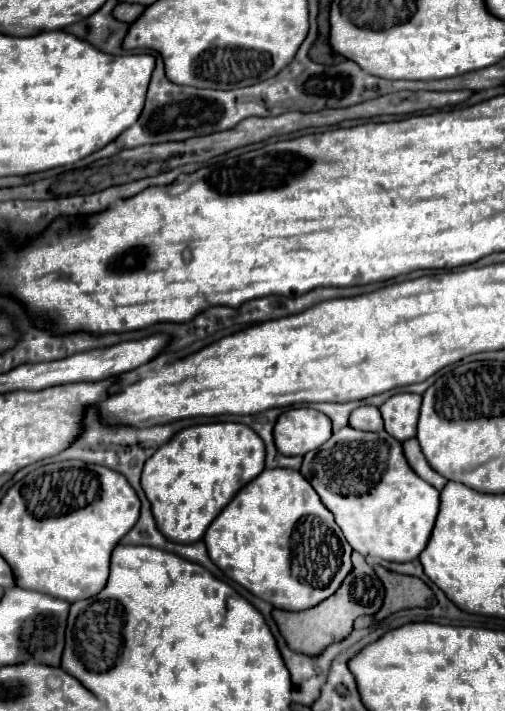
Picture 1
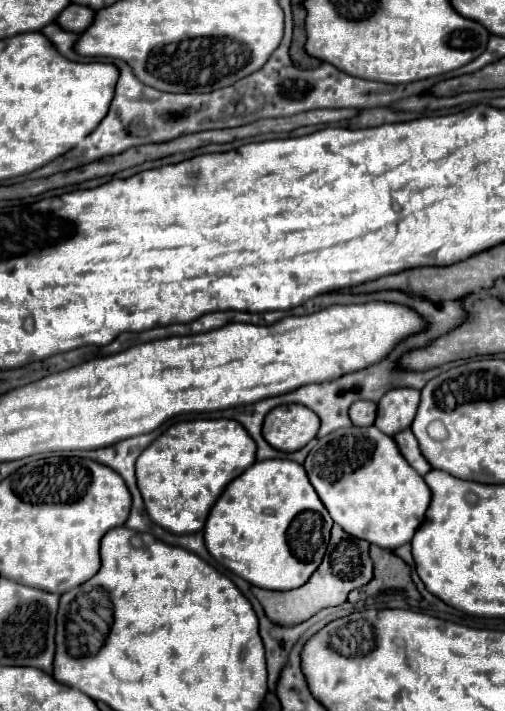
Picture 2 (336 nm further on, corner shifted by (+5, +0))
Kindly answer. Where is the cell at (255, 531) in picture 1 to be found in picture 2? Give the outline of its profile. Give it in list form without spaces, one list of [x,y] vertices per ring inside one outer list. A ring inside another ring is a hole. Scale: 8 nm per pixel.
[[[293,460],[255,462],[215,502],[205,522],[205,546],[227,570],[267,590],[303,586],[317,570],[329,544],[331,516],[311,486],[305,468]]]

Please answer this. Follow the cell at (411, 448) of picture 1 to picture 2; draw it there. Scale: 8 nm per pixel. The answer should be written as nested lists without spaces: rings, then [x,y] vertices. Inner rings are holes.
[[[409,428],[403,430],[403,432],[399,432],[399,434],[395,434],[393,440],[397,442],[403,458],[405,458],[421,476],[425,476],[425,474],[431,470],[429,462],[427,462],[427,460],[423,458],[423,454],[419,452],[419,444],[417,444],[415,434],[413,434]]]

